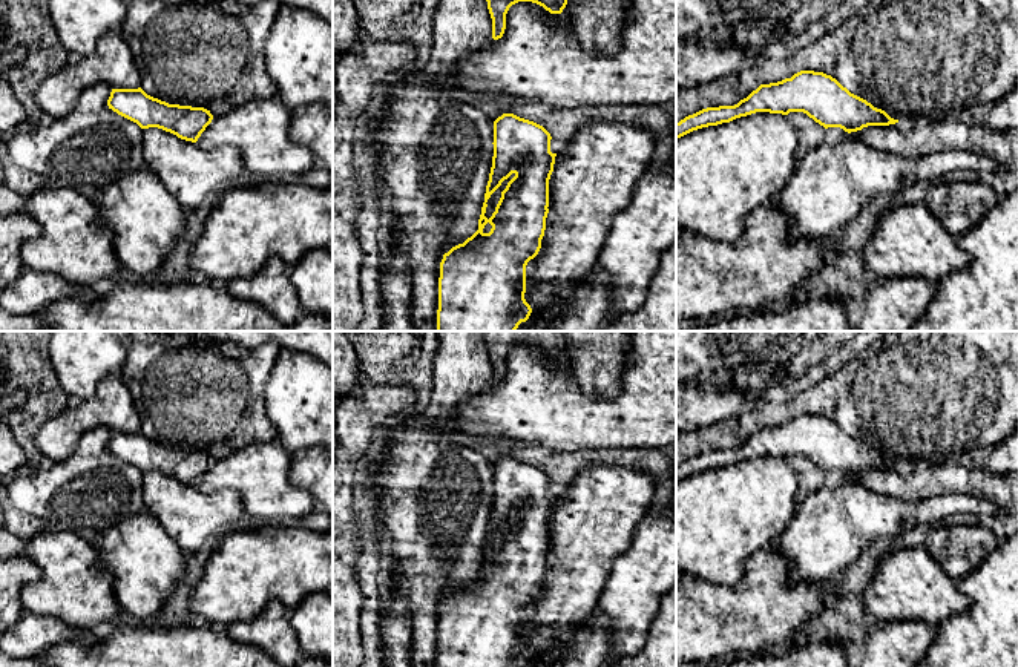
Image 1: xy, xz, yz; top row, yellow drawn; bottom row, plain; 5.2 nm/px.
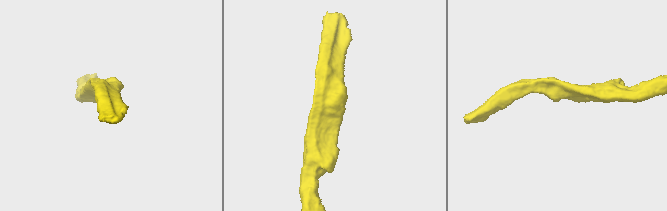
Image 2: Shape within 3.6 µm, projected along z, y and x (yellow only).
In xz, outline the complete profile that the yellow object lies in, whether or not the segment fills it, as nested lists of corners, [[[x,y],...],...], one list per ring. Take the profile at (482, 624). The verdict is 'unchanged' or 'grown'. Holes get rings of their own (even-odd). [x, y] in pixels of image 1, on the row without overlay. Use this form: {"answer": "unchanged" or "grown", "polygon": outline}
{"answer": "unchanged", "polygon": [[[514,457],[494,465],[494,500],[478,573],[443,598],[437,667],[529,662],[526,609],[538,598],[546,573],[549,523],[557,500],[550,483],[543,469]],[[512,517],[488,563],[488,543]]]}

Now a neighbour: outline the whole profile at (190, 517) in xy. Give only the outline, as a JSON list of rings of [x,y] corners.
[[[158,471],[143,474],[144,511],[155,517],[184,554],[193,554],[209,540],[245,517],[238,491],[225,488],[204,494]]]

